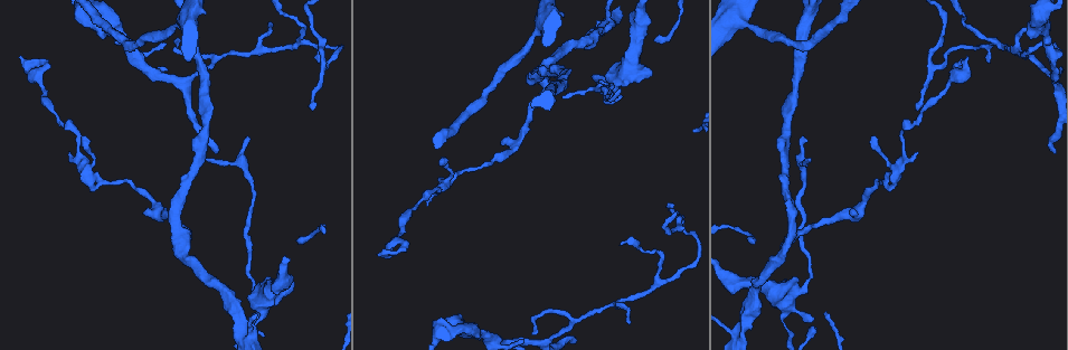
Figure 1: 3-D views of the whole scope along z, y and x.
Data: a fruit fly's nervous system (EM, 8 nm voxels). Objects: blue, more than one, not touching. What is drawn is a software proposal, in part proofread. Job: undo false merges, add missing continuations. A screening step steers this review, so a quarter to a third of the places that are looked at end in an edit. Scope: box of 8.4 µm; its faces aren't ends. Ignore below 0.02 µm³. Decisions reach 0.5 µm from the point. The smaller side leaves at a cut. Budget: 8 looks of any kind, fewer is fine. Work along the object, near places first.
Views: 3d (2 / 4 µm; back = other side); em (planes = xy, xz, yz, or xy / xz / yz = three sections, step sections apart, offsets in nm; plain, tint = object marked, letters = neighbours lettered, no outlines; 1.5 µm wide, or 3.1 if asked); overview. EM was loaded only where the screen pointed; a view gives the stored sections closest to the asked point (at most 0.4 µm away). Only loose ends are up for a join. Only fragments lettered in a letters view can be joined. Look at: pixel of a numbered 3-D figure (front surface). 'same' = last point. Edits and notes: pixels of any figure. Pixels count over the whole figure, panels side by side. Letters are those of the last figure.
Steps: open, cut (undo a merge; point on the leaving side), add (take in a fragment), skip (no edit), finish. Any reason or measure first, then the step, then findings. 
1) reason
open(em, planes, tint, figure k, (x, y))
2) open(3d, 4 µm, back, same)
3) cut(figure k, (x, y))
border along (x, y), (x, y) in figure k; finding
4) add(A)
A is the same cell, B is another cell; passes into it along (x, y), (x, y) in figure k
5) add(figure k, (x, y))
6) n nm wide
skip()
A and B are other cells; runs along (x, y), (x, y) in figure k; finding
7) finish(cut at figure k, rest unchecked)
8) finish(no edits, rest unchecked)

thin end
open(3d, 2 µm, figure 1, (273, 24))

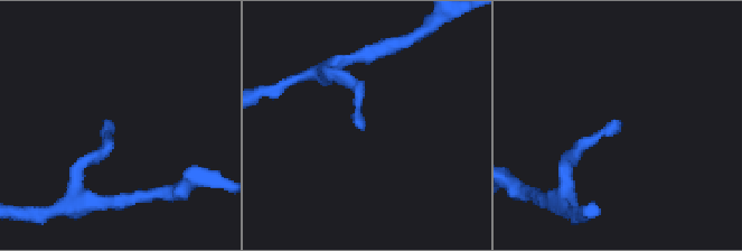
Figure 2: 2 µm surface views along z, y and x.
open(em, planes, letters, figure 2, (112, 125))

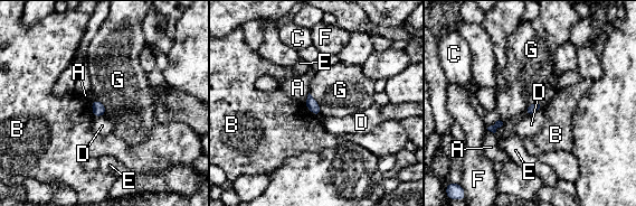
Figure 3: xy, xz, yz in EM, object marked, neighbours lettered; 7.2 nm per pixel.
70 nm wide; G touches over 140 nm
skip()
A, B, C, D, E, F and G are other cells; none of them fits

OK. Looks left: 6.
abrupt turn
open(3d, 4 µm, figure 1, (302, 27))

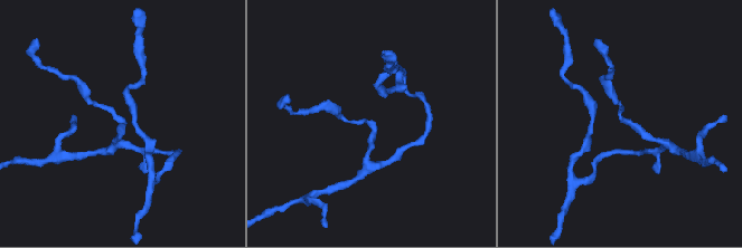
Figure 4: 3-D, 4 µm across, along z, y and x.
open(em, planes, letters, figure 4, (621, 121))

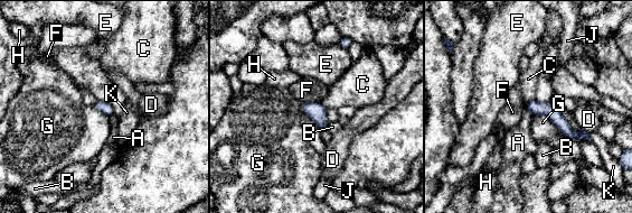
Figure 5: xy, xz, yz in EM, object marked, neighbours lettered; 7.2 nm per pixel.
90 nm wide
skip()
A, B, C, D, E, F, G, H, J and K are other cells; border along (526, 109), (535, 114) in figure 5; one cell here

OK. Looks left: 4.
thin end
open(3d, 2 µm, figure 1, (83, 135))

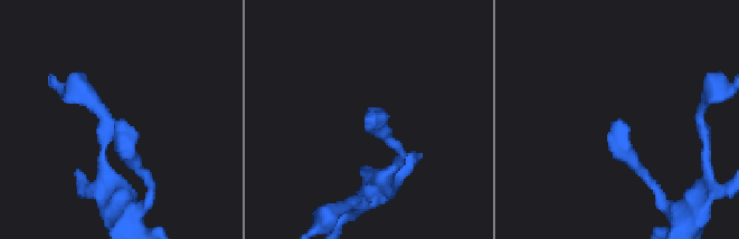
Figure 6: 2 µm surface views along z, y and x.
now the EM
open(em, xy, step 4, tint, figure 6, (619, 120))

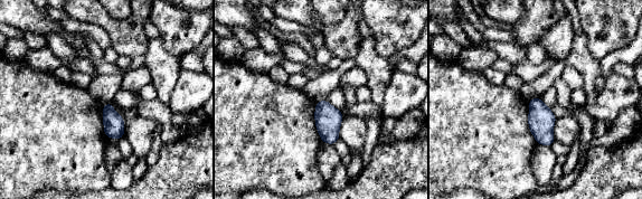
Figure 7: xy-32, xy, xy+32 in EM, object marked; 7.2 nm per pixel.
another direction
open(em, planes, letters, same)

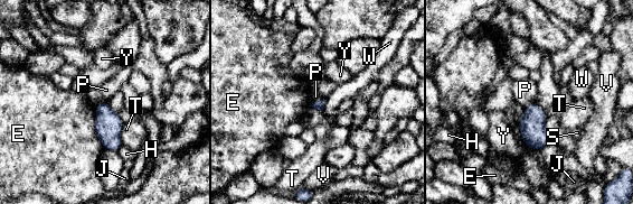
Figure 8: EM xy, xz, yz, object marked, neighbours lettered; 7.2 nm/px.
skip()
E, H, J, P, S, T, V, W and Y are other cells; border along (323, 98), (310, 105) in figure 8; none of them fits

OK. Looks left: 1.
finish(no edits, rest unchecked)

